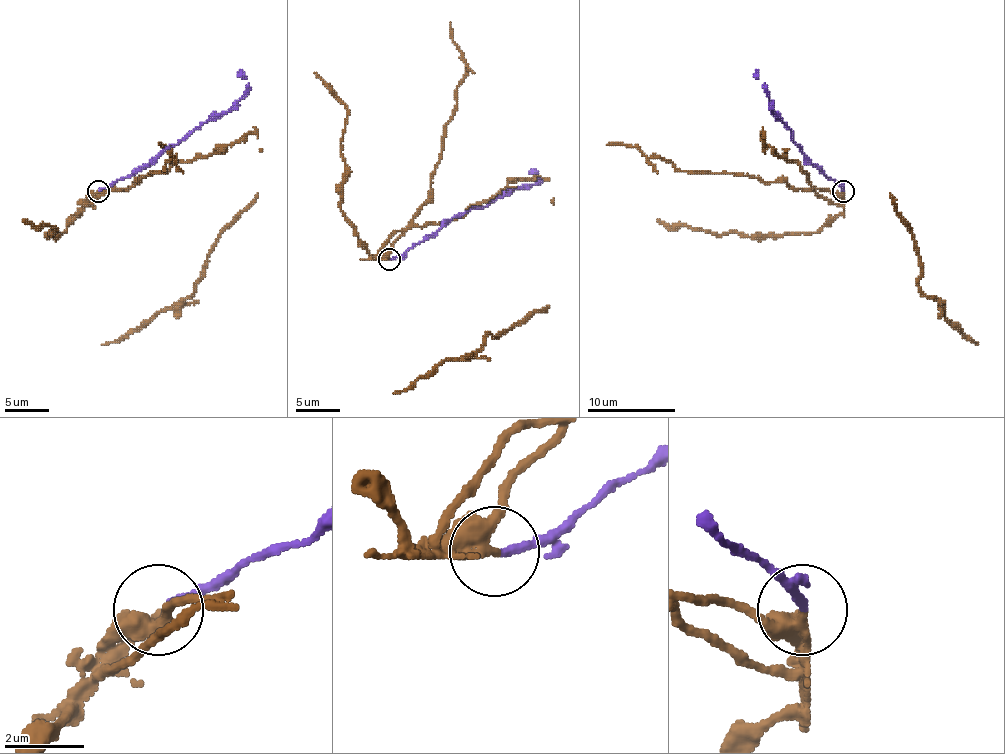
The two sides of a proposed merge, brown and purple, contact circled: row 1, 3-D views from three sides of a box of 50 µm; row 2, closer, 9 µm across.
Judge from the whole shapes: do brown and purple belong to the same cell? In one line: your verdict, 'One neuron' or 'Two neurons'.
Two neurons

